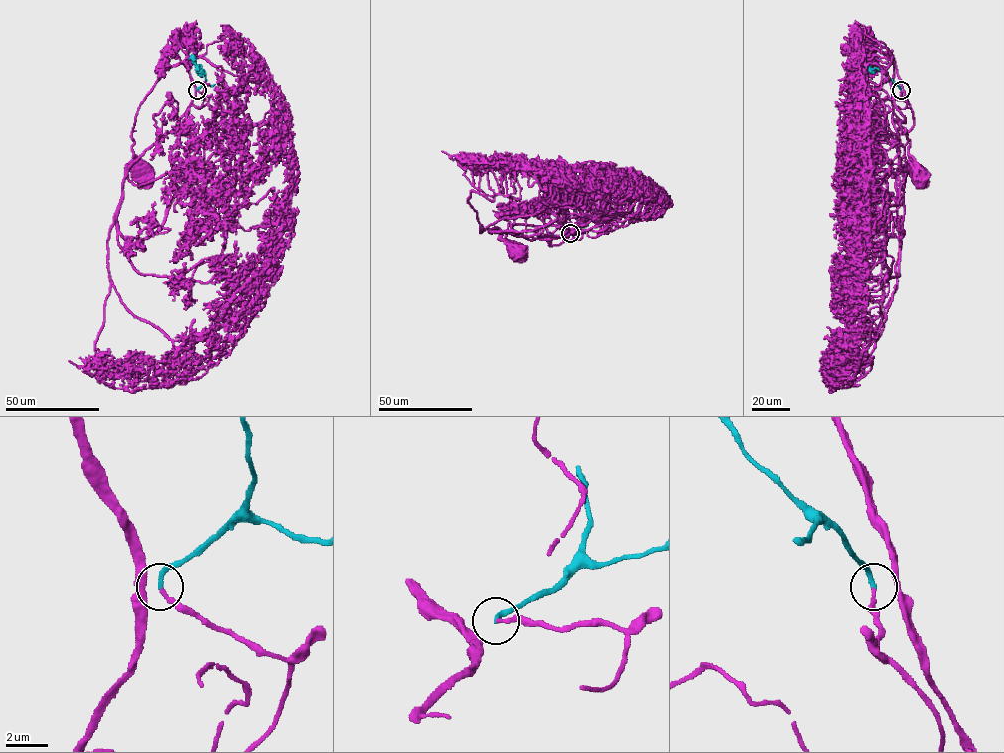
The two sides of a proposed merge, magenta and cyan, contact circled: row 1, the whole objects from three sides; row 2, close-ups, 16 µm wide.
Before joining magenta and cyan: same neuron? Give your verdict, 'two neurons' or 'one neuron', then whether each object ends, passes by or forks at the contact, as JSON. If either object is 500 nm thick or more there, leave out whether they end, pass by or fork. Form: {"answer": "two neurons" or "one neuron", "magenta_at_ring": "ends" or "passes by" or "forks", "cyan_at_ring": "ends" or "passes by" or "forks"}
{"answer": "one neuron", "magenta_at_ring": "passes by", "cyan_at_ring": "ends"}

